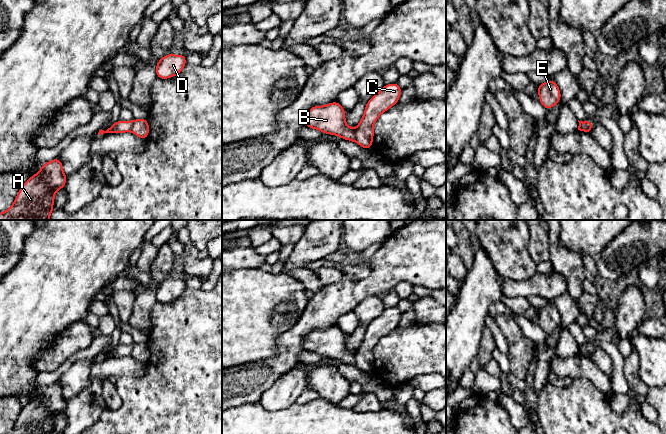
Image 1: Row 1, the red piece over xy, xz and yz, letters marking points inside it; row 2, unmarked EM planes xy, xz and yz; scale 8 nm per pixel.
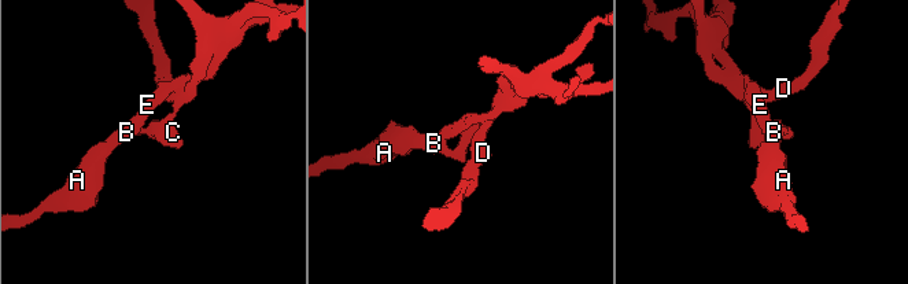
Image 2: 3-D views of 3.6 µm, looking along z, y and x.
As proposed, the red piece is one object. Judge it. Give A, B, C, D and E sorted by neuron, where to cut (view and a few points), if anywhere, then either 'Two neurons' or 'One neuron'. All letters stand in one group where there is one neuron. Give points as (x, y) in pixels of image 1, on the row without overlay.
Groups: A B E / C D. Split along yz (582, 346), (585, 351), (591, 352). Two neurons

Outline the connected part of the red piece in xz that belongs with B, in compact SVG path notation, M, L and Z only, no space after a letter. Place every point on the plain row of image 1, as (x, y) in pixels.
M337 325L324 330L313 330L304 341L306 351L318 353L325 359L337 359L355 365L355 357L345 345L345 333Z

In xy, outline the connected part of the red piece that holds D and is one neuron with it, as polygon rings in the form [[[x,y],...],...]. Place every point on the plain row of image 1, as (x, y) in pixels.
[[[166,278],[156,289],[156,300],[160,303],[168,303],[178,299],[186,290],[186,280],[184,278]]]

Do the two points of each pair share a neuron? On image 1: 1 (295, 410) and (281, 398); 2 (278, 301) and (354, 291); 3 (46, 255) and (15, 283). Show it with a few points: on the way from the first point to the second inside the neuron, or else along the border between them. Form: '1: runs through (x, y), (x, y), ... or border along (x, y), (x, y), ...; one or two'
1: border along (295, 401), (283, 408), (267, 410); two
2: border along (310, 294), (307, 305), (299, 318); two
3: runs through (38, 263), (23, 278); one

